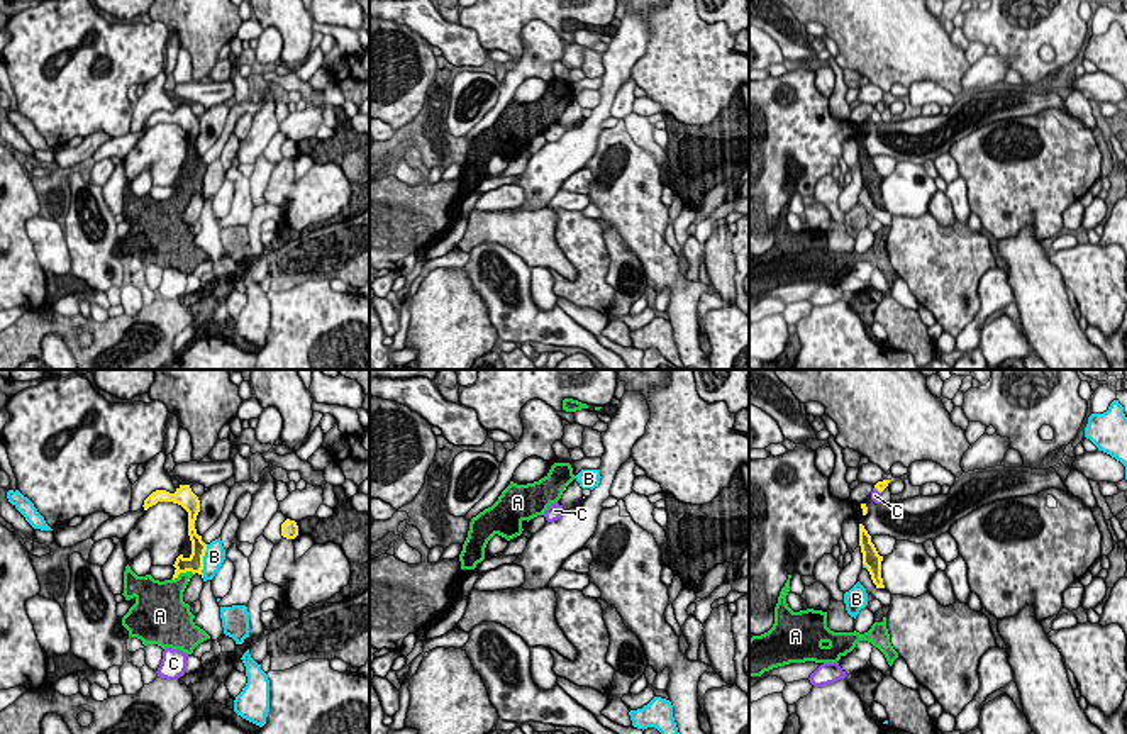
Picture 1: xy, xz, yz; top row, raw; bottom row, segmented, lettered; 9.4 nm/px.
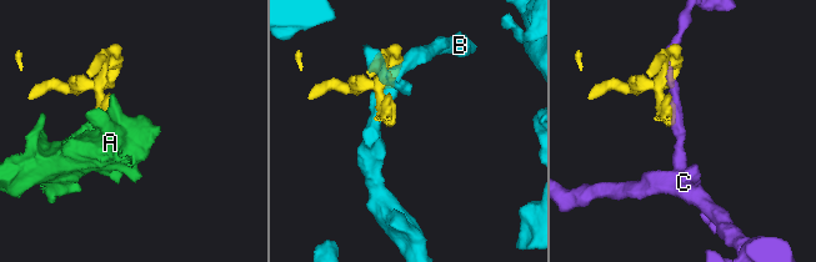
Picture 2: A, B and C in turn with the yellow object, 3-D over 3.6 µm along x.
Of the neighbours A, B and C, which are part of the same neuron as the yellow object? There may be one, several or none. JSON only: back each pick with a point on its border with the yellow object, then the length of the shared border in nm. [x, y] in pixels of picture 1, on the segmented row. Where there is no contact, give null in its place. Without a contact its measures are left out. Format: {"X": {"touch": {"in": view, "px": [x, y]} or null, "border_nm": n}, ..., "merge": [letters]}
{"A": {"touch": {"in": "xy", "px": [182, 572]}, "border_nm": 220}, "merge": ["A"]}

